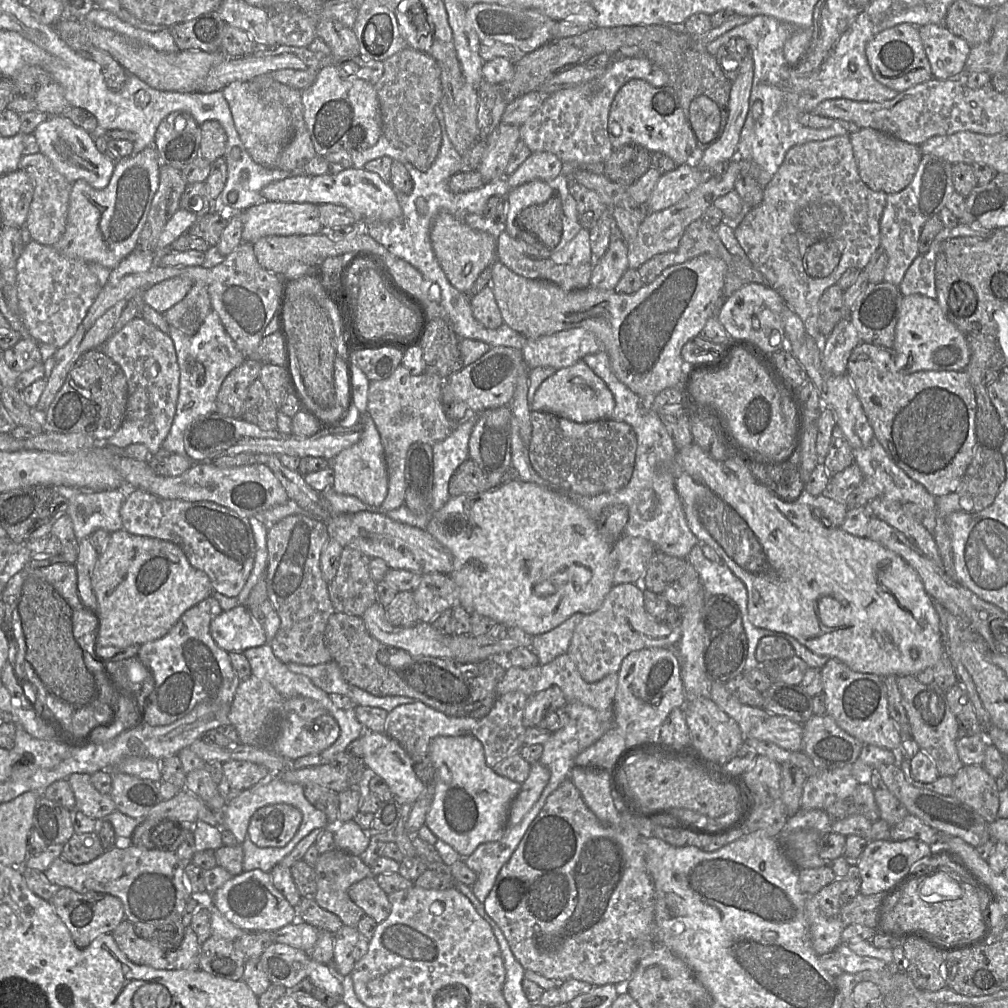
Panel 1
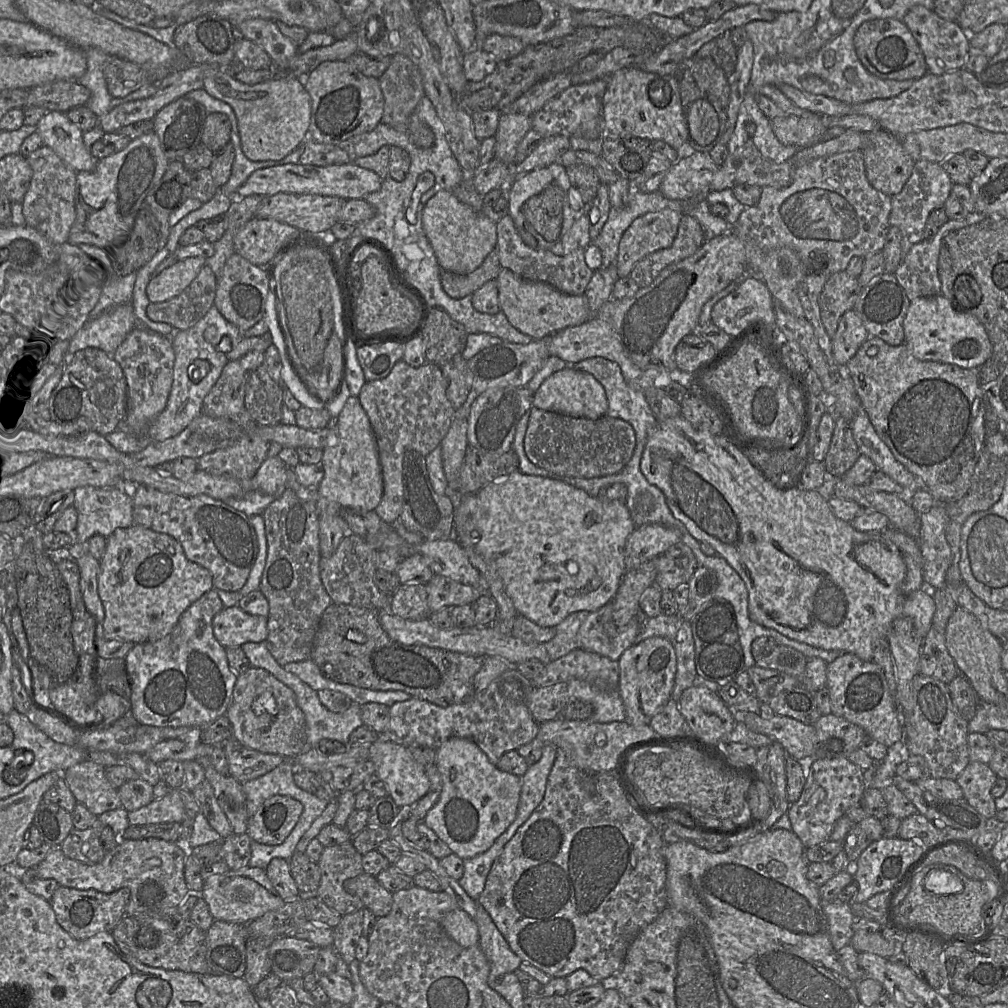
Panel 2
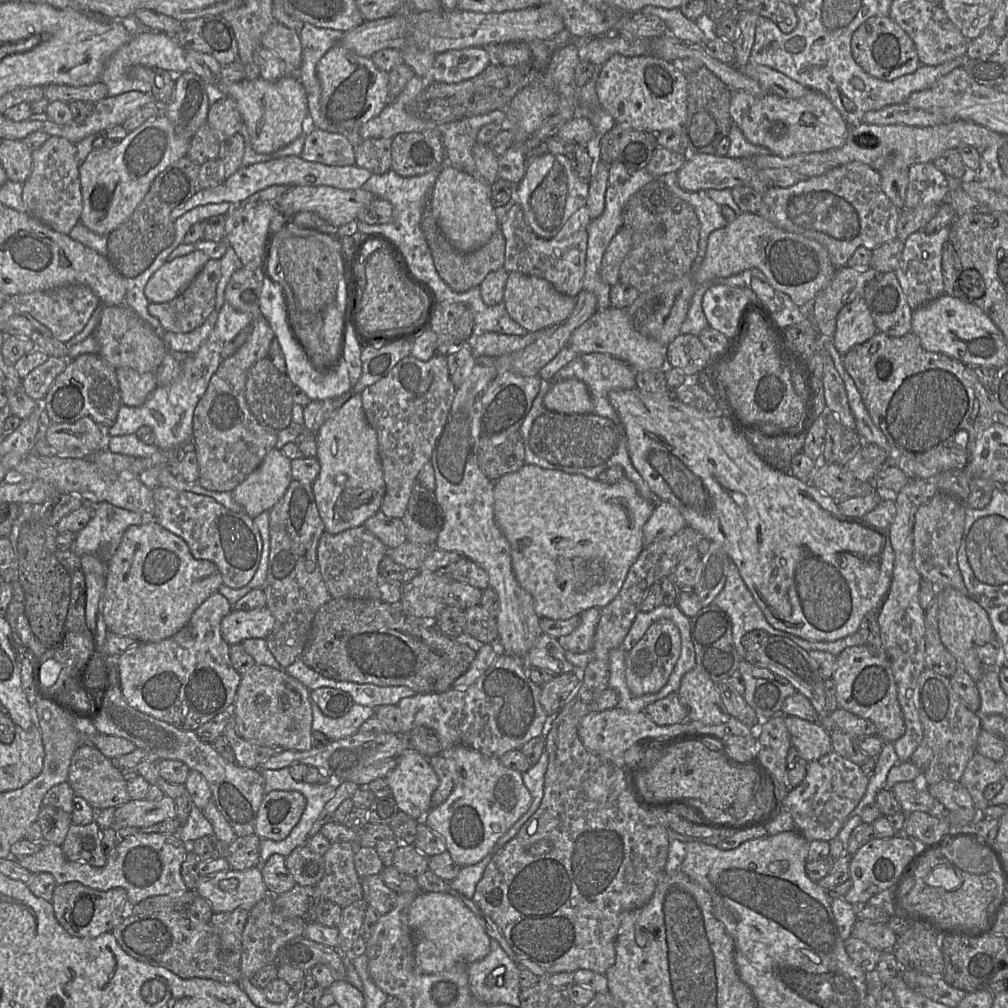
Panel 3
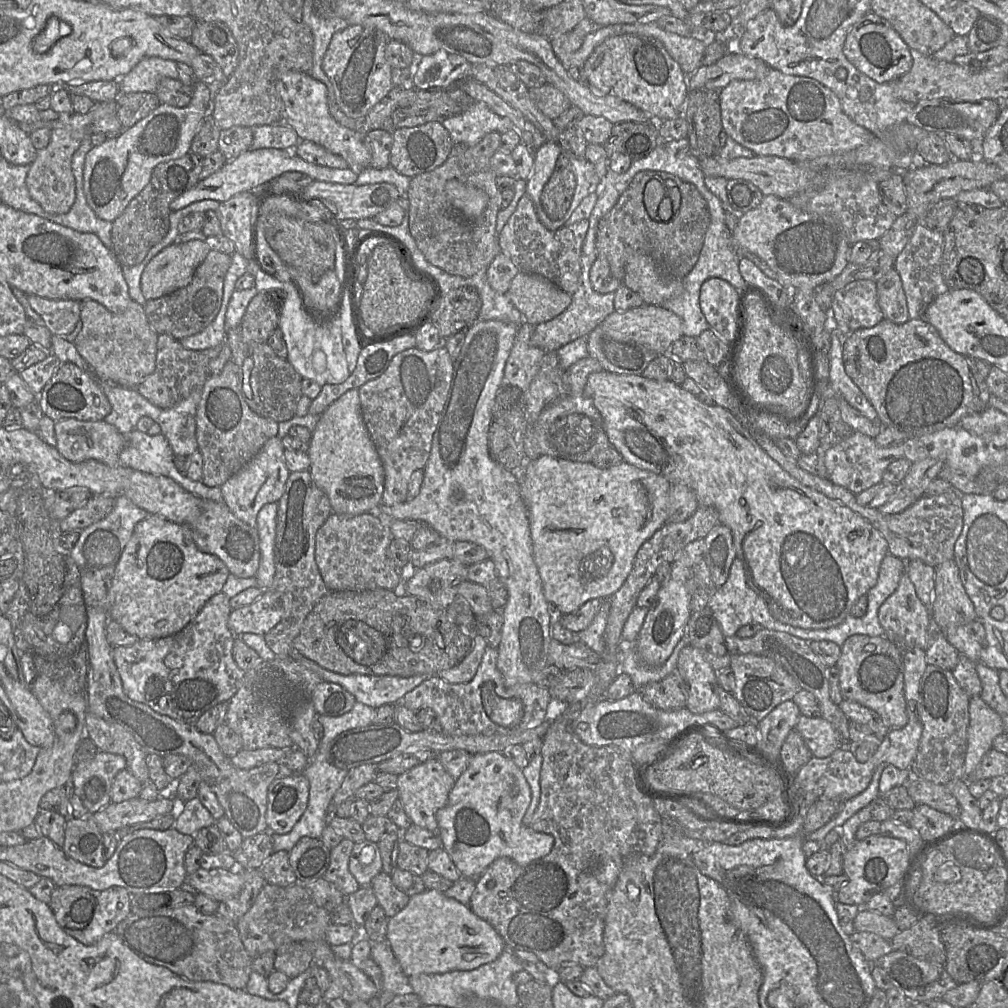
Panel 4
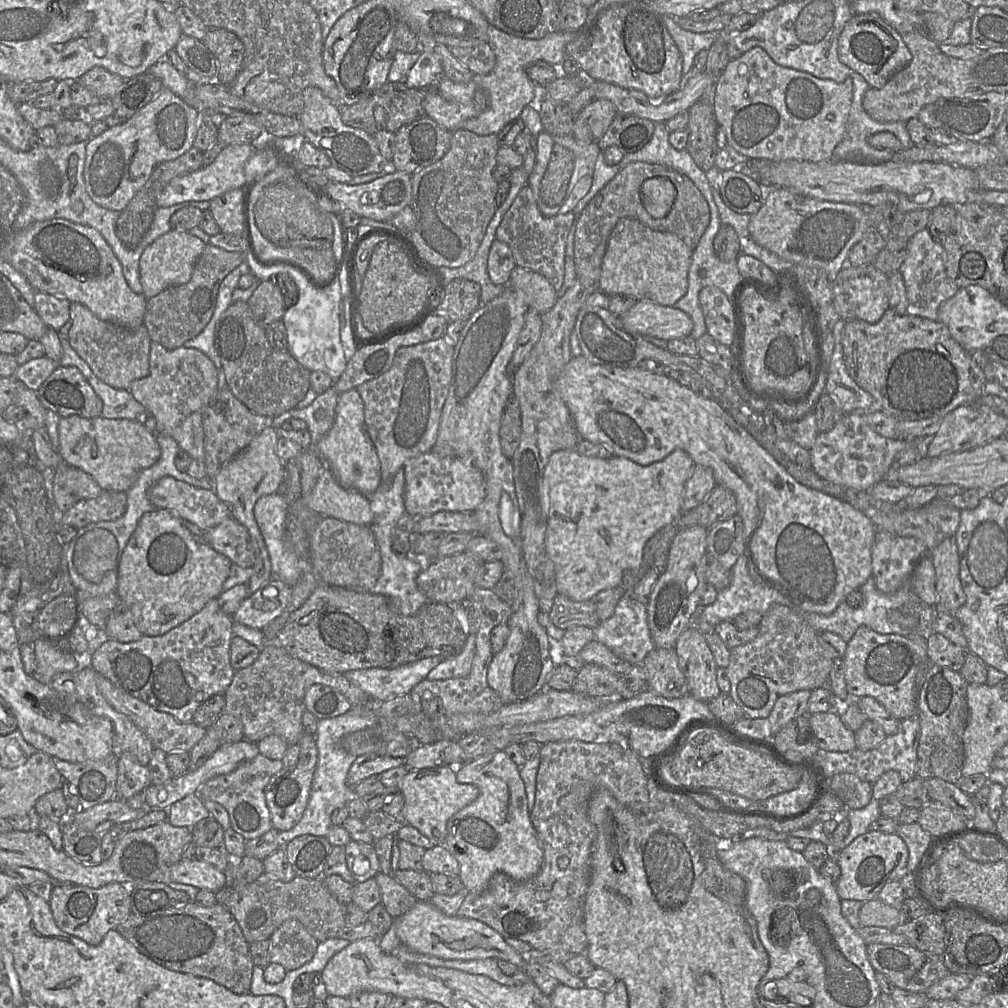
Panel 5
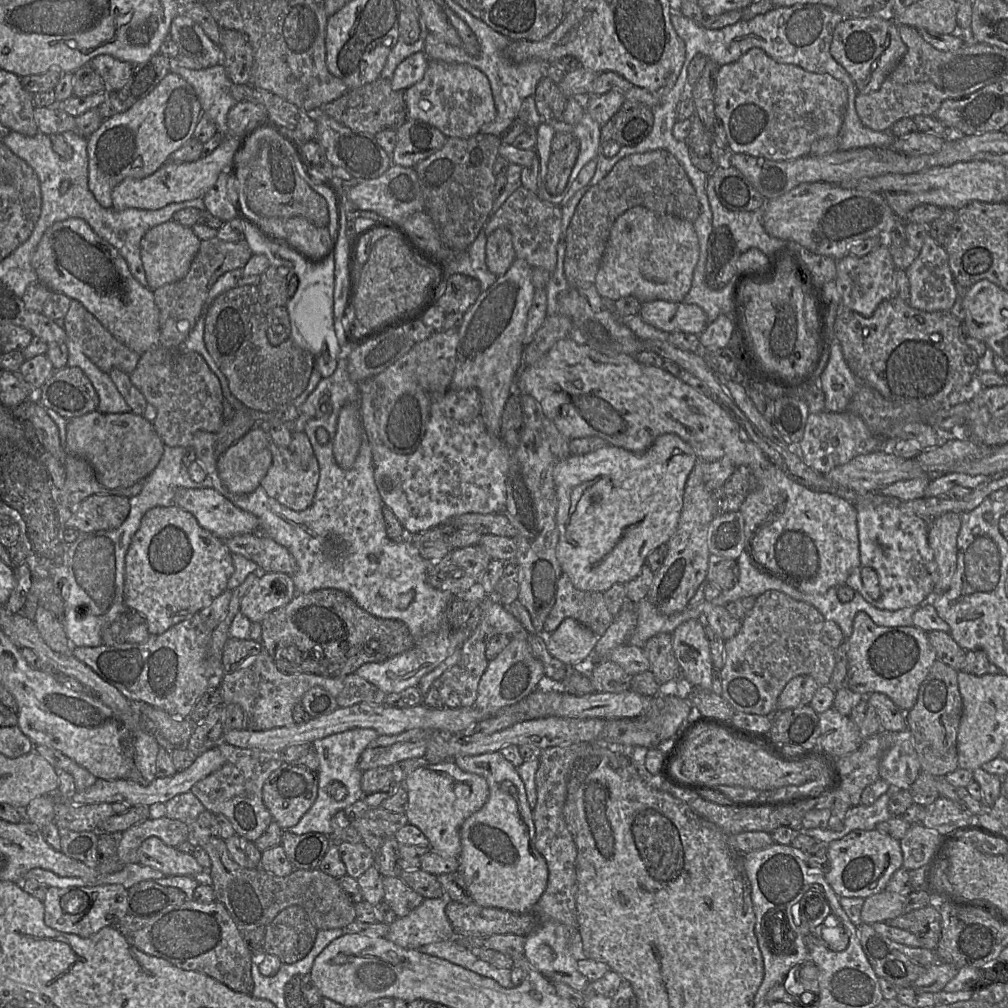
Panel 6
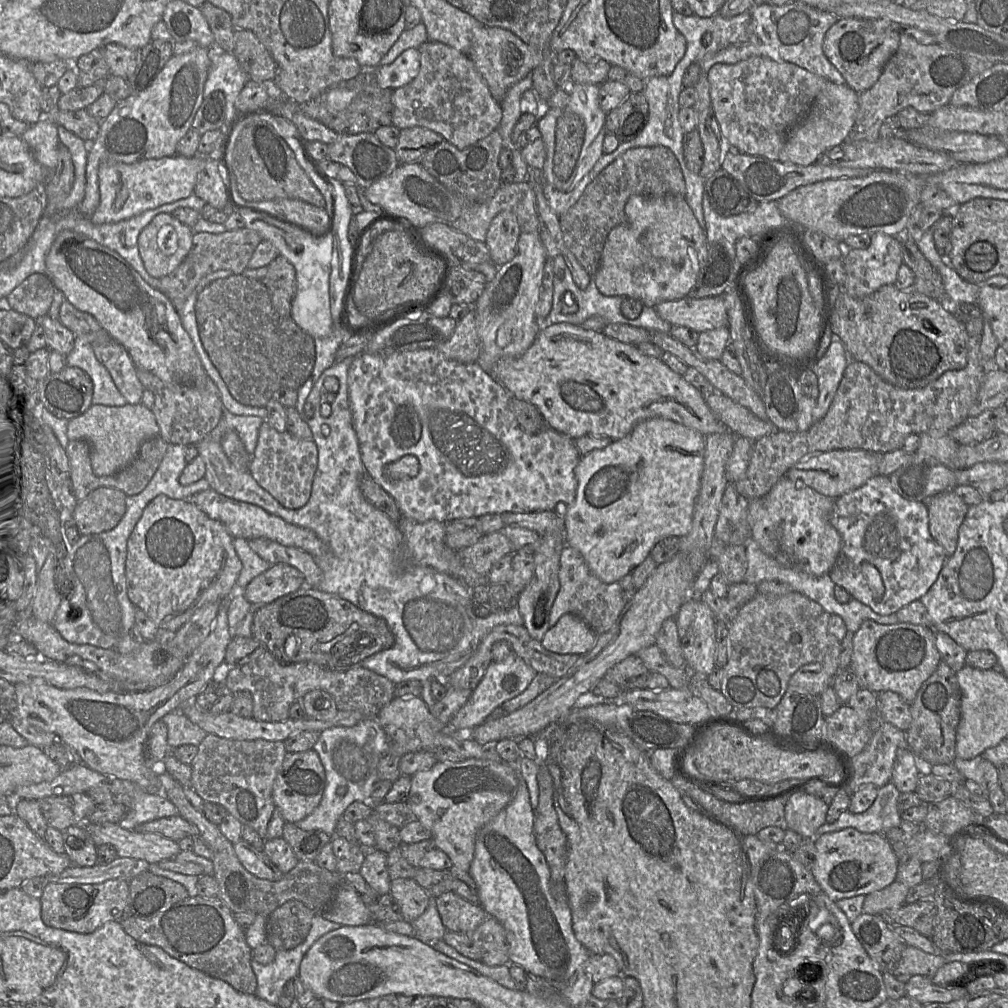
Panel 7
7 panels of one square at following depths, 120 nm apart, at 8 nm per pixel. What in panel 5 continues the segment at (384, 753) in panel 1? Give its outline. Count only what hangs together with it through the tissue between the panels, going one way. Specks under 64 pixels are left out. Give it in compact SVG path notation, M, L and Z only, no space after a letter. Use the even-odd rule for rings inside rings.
M437 766L420 770L409 770L399 786L405 801L406 822L435 845L444 845L448 820L459 810L472 803L479 796L479 789L473 784L462 784L456 779L455 766Z

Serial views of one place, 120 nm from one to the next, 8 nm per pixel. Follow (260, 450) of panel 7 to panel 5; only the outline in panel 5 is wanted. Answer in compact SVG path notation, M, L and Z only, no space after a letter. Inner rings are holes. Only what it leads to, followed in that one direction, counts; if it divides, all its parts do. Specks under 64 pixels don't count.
M327 467L321 470L306 504L320 518L331 517L367 526L373 521L368 498L342 488Z

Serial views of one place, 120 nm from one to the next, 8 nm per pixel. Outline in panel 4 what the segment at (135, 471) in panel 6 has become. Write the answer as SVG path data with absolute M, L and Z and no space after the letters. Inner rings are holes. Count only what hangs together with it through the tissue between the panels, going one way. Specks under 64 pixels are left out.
M73 418L63 419L55 423L56 449L71 462L96 460L110 467L120 464L120 453L125 447L125 435L105 420L80 421Z

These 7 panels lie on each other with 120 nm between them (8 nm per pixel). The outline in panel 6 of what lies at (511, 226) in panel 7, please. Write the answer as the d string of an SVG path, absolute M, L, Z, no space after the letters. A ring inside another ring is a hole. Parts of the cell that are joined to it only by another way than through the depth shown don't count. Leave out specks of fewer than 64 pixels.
M498 228L487 236L486 265L497 277L504 275L515 260L511 233Z

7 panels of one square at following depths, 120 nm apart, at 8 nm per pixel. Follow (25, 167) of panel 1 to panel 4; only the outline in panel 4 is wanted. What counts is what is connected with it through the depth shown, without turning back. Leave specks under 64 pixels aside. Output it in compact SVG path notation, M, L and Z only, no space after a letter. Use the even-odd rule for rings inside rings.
M65 127L54 128L49 144L44 149L37 151L36 158L30 165L26 177L28 192L31 198L48 213L66 214L75 203L75 178L71 162L82 141L74 138L71 131Z

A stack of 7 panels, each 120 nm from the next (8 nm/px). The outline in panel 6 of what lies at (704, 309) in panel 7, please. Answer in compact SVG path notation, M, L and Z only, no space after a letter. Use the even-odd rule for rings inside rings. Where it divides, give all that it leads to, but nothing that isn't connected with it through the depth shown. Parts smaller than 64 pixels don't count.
M654 300L641 304L642 320L667 333L701 334L708 326L705 312L695 304Z

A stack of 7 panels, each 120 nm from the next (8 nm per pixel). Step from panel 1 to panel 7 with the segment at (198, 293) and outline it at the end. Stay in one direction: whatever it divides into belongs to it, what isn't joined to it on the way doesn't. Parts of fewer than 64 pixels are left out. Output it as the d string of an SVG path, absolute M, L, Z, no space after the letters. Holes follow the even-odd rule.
M246 227L220 234L194 233L192 248L188 255L172 273L160 279L158 290L169 299L178 311L183 307L199 282L207 275L219 270L229 270L233 274L240 275L247 268L252 254L261 240L257 232Z

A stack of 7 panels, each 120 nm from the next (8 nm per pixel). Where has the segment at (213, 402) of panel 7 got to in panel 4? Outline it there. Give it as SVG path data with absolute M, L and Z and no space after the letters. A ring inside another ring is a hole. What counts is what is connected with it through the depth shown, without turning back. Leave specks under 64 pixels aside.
M168 334L158 336L156 366L154 372L137 387L137 391L151 404L168 409L186 399L193 391L203 389L210 377L209 363L219 355L220 346L207 350L185 349L178 340Z

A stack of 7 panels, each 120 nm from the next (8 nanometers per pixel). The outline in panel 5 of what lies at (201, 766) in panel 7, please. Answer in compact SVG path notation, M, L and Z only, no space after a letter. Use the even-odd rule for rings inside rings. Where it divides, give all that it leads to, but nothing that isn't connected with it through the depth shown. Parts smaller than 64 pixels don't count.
M259 753L235 770L209 779L197 794L202 800L211 800L223 806L229 815L231 828L245 840L254 839L273 828L264 790L271 777L282 769L281 760L271 760Z

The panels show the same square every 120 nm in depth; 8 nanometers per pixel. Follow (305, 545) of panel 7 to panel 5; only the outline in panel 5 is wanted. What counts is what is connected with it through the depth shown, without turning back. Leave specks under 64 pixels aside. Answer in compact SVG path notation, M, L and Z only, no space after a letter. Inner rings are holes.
M170 476L162 477L148 490L148 499L157 509L172 511L180 518L195 524L201 531L207 531L231 517L229 506L219 499L213 489L197 488Z

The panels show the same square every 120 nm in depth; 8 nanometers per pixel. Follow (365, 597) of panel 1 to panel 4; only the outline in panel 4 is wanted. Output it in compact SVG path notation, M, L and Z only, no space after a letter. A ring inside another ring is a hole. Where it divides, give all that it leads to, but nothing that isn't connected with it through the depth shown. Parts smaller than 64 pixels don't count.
M377 512L361 515L332 513L315 537L315 561L330 591L395 591L400 584L399 570L387 557L392 540L388 526L382 525Z

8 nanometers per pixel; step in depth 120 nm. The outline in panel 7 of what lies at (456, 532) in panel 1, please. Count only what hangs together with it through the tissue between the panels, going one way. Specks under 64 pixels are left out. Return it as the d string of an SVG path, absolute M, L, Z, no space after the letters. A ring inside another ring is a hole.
M652 418L638 423L624 438L612 440L611 443L604 448L594 449L581 456L575 468L577 478L575 500L572 504L563 508L563 517L566 527L565 539L566 545L580 552L593 575L606 584L618 582L625 575L632 573L632 571L650 555L650 552L659 541L670 536L681 538L691 532L694 507L700 492L701 476L704 469L705 447L705 436L699 432L668 419Z

